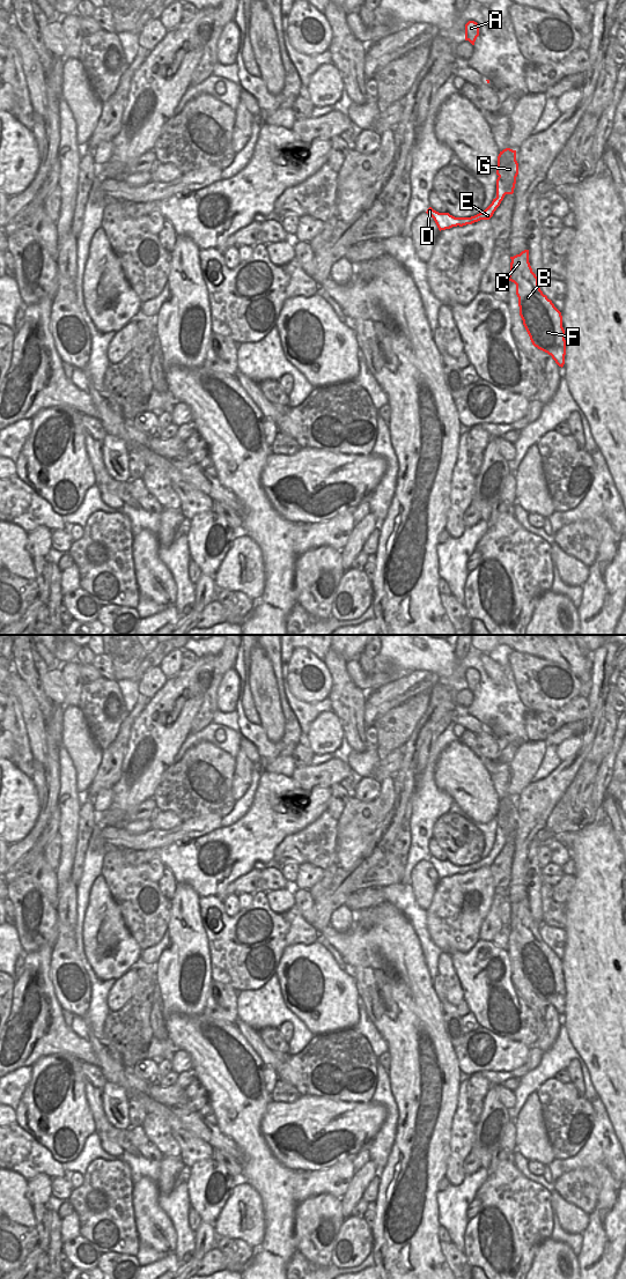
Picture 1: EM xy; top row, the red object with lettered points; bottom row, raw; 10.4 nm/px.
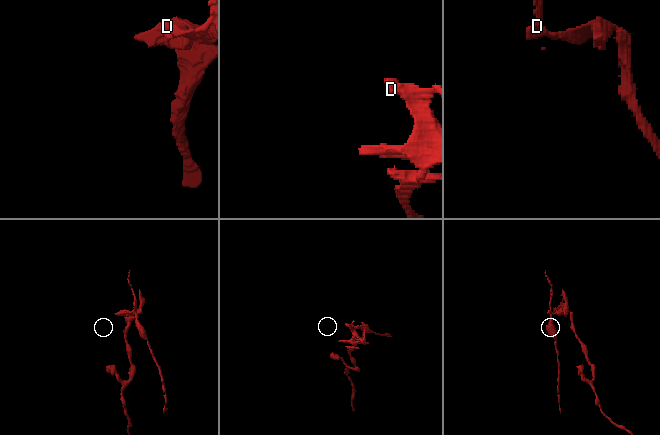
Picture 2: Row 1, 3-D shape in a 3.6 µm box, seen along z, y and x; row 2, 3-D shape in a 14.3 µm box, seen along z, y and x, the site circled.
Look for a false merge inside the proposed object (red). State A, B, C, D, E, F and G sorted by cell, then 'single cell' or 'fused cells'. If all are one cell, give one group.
A B C F G / D E; fused cells

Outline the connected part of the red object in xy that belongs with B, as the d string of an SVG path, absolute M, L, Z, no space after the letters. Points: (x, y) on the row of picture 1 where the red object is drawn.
M529 250L510 257L508 280L516 284L520 316L535 347L552 356L559 367L565 364L566 340L561 312L543 294L538 278L529 263Z

